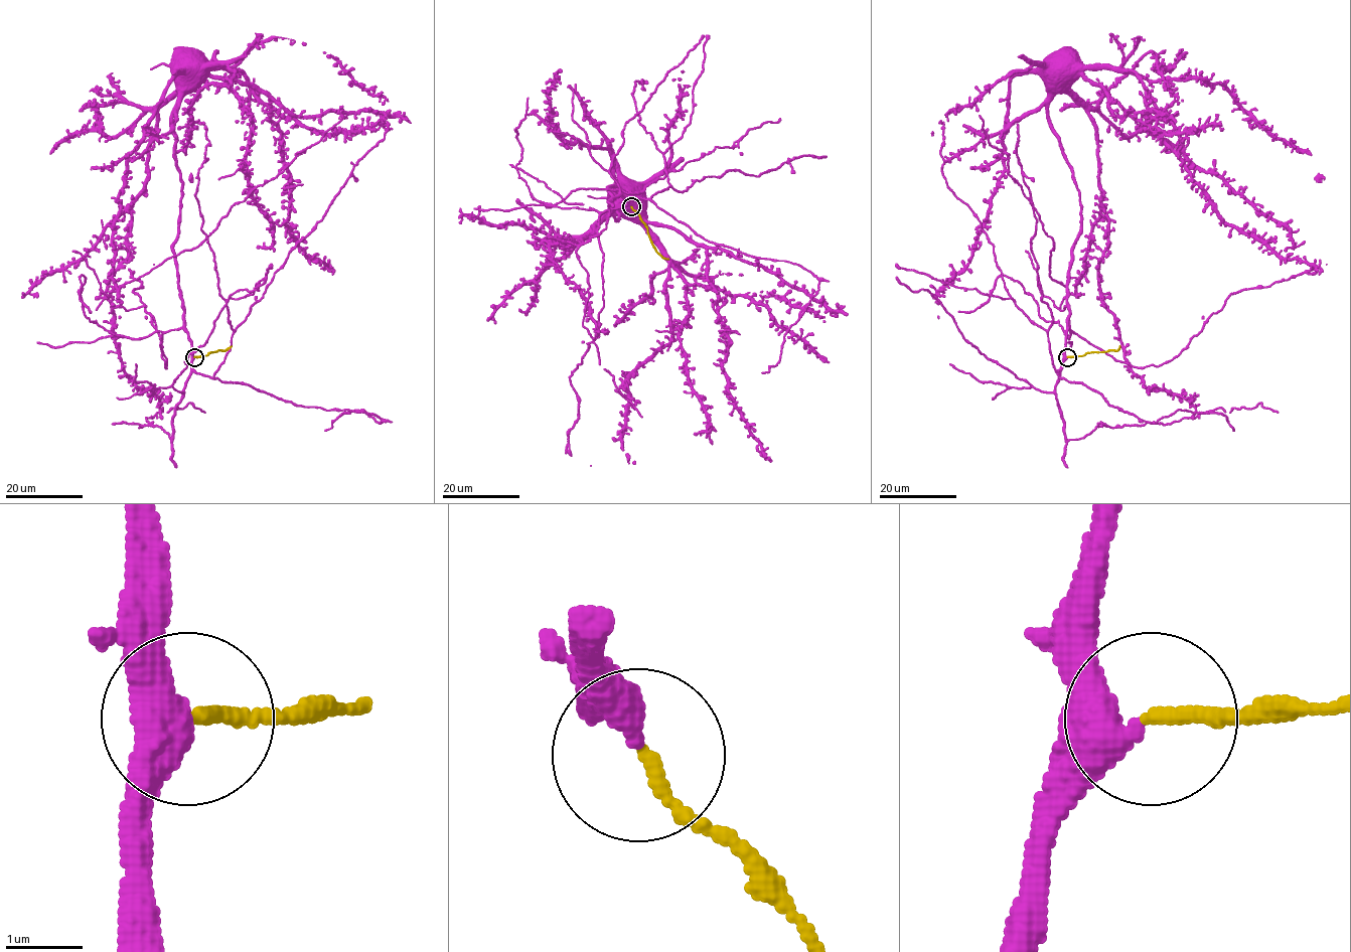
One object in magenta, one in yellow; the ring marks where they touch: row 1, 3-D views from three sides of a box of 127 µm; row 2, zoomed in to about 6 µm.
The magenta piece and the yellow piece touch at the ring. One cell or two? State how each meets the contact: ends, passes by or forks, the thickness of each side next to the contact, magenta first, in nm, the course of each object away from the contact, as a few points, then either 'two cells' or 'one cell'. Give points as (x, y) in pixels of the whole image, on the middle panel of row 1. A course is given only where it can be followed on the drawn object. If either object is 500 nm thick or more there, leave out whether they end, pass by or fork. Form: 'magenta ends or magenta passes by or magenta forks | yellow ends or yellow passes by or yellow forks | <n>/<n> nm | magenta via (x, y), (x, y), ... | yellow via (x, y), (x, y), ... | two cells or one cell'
magenta passes by | yellow ends | 340/180 nm | magenta via (630, 206), (616, 206), (609, 212), (615, 219), (619, 218), (608, 188), (628, 180), (625, 183) | yellow via (630, 206), (645, 224), (652, 247), (668, 259) | one cell

